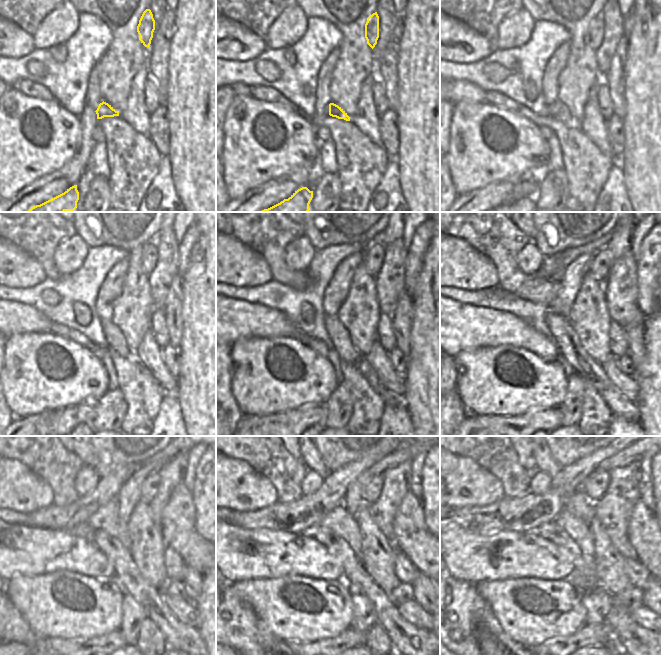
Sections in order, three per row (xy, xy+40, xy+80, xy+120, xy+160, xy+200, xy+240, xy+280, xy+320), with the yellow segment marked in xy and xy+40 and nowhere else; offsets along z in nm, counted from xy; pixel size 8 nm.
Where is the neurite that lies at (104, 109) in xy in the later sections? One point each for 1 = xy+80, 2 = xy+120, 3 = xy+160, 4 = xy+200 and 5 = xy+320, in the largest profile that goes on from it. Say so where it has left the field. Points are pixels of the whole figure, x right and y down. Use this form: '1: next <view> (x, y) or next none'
1: next xy+80 (558, 110)
2: next xy+120 (115, 339)
3: next xy+160 (341, 342)
4: next xy+200 (564, 336)
5: next xy+320 (550, 531)

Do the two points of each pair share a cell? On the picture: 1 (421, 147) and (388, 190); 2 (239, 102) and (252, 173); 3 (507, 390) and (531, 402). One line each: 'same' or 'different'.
1: different
2: same
3: same

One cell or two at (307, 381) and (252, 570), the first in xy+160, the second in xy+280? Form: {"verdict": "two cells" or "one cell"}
{"verdict": "two cells"}

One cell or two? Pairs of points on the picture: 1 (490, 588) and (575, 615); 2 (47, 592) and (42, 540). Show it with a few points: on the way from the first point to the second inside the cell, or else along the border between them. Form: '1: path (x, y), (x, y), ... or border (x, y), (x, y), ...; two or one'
1: path (511, 602), (523, 614), (538, 616), (554, 624); one
2: border (68, 570), (22, 575); two

